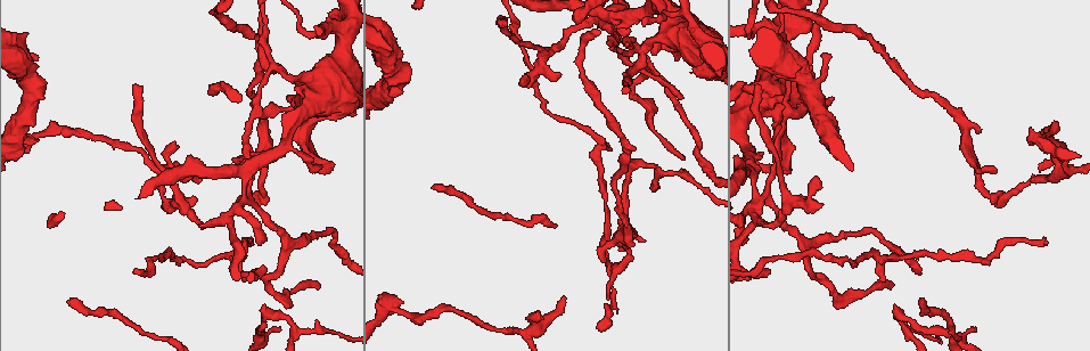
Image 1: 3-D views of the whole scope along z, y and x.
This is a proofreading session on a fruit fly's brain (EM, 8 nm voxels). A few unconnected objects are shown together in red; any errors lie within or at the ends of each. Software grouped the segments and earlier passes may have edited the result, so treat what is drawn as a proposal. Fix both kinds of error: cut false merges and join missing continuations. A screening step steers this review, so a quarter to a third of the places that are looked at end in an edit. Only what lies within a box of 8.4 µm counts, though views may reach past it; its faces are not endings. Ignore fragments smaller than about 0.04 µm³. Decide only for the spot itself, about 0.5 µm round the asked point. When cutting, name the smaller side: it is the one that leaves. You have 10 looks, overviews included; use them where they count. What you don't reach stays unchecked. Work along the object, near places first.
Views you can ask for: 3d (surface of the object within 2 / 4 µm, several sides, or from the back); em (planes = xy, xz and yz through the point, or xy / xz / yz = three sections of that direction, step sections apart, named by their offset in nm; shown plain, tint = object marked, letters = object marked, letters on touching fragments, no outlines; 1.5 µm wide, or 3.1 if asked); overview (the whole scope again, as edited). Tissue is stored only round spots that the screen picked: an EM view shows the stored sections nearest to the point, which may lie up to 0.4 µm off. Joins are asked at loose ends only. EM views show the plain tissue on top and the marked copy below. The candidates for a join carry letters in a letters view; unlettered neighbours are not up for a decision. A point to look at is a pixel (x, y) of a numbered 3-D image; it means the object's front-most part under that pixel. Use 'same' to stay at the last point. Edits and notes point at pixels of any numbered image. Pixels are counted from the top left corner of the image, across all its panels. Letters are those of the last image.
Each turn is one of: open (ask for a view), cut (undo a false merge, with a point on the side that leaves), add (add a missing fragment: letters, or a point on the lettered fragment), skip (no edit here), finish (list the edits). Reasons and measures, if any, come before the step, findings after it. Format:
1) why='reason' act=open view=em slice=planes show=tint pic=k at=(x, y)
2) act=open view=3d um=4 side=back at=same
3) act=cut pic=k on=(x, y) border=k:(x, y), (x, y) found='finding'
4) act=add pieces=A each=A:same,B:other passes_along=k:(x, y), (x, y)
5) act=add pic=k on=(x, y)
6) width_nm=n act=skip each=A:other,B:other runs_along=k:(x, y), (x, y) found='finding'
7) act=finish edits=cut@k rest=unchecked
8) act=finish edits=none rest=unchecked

why='thin end' act=open view=em slice=planes show=tint pic=1 at=(245, 282)

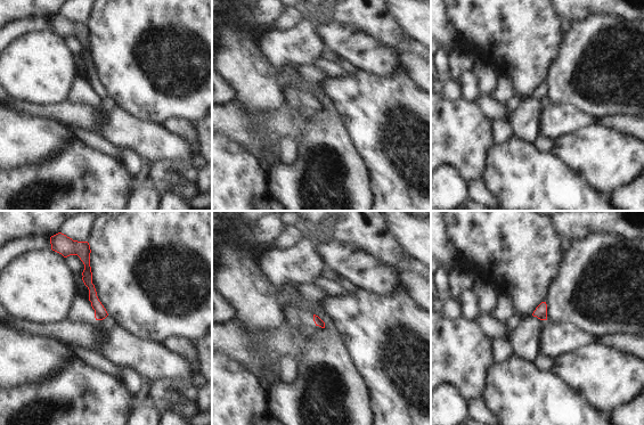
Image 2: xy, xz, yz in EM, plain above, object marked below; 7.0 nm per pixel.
act=open view=em slice=planes show=letters at=same

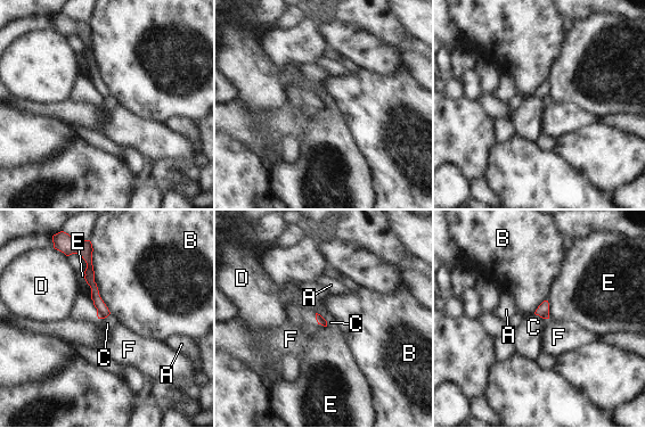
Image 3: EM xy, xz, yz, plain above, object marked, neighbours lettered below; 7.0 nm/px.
longest_contact=B:550nm act=skip each=A:other,B:other,C:other,D:other,E:other,F:other border=3:(316, 312), (326, 321), (327, 326) found='no lettered fragment goes on from it'

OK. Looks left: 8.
act=open view=em slice=xz step=8 show=tint pic=1 at=(800, 237)

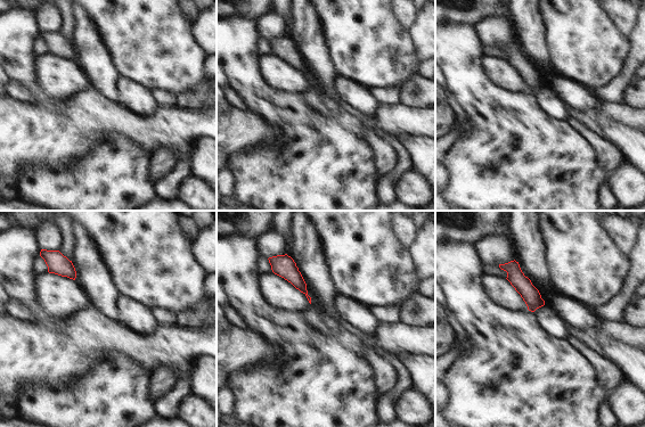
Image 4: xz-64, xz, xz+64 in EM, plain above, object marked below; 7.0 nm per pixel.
act=open view=em slice=planes show=letters at=same

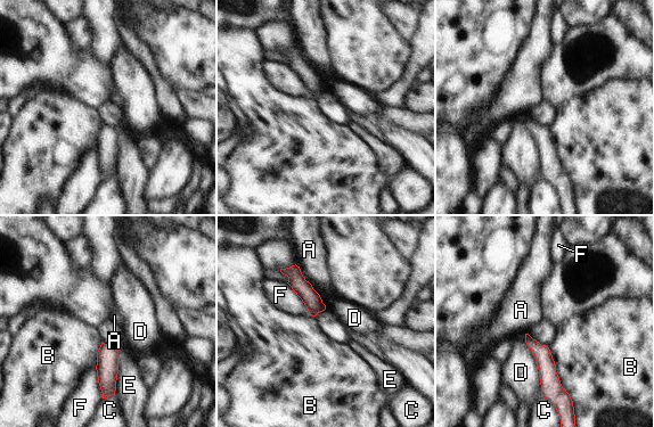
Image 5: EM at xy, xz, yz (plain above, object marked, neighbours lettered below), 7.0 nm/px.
longest_contact=B:650nm act=skip each=A:other,B:other,C:other,D:other,E:other,F:other runs_along=5:(528, 338), (544, 356), (569, 423) found='one cell here'

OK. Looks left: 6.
why='free end' act=open view=em slice=planes show=letters pic=1 at=(645, 241)

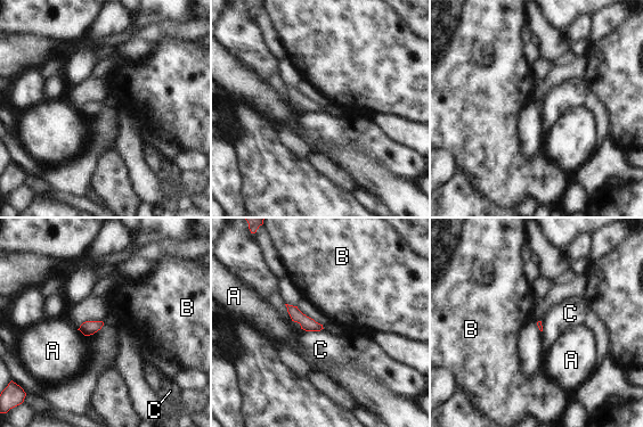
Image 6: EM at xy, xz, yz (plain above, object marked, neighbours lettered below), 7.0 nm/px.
act=skip each=A:other,B:other,C:other border=6:(301, 328), (306, 330), (323, 329) found='none of them fits'

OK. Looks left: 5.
why='thin end' act=open view=em slice=planes show=letters pic=1 at=(1030, 178)

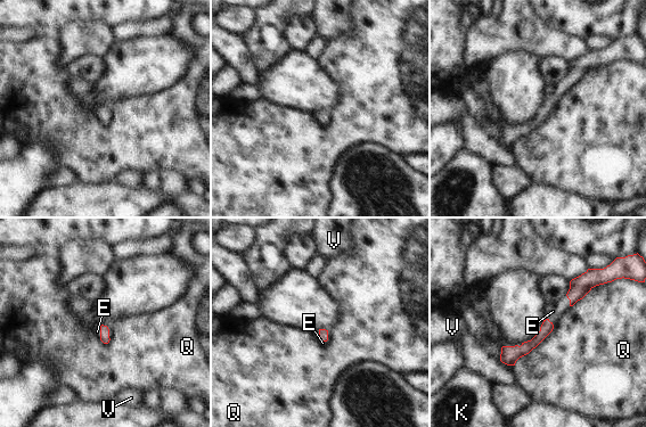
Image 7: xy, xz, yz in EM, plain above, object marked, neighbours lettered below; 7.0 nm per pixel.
act=skip each=E:other,K:other,Q:other,V:other border=7:(545, 319), (554, 326) found='none of them fits'

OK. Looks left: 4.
act=finish edits=none rest=unchecked

